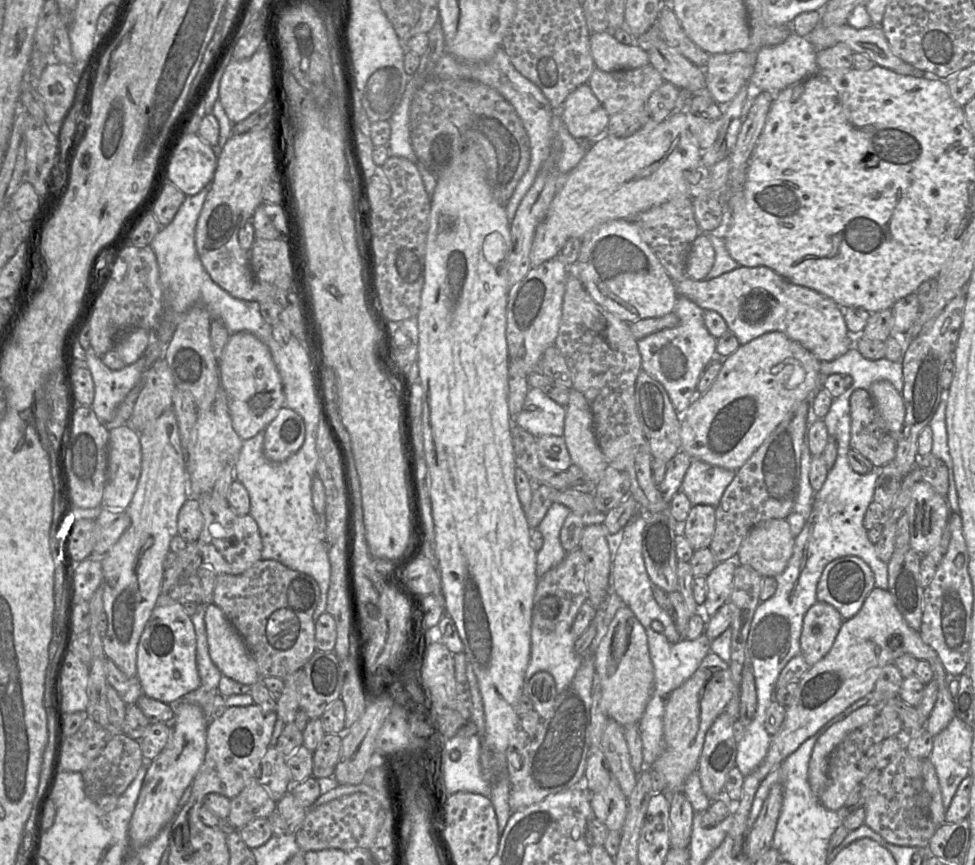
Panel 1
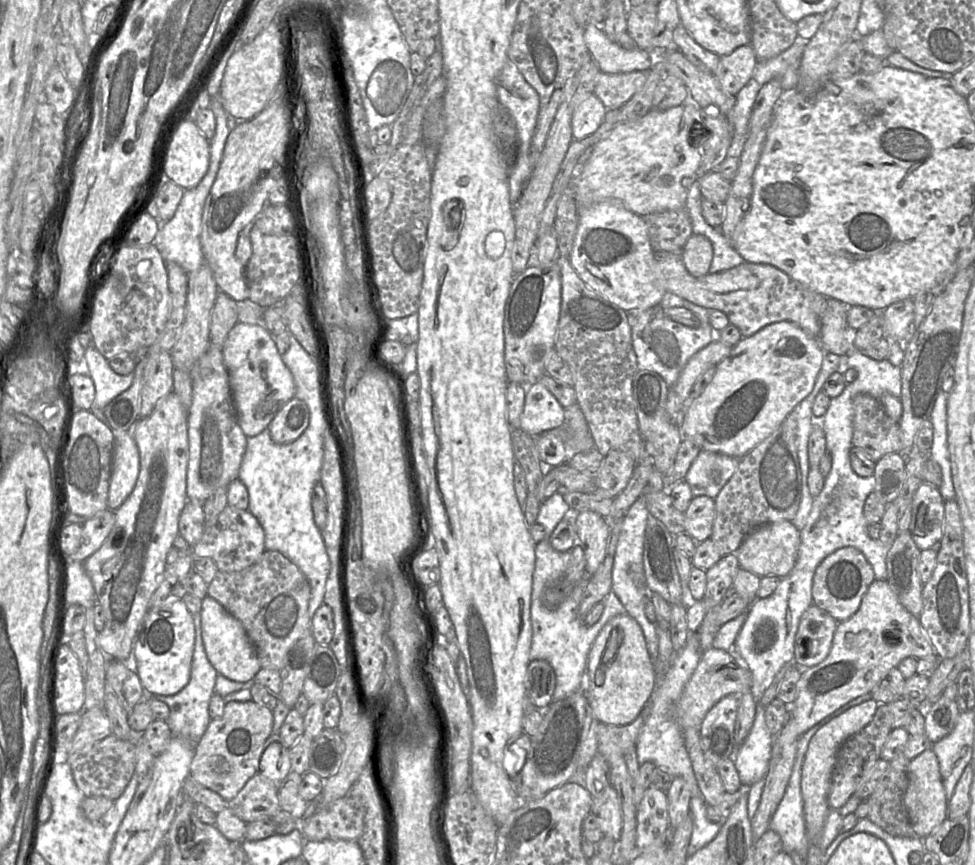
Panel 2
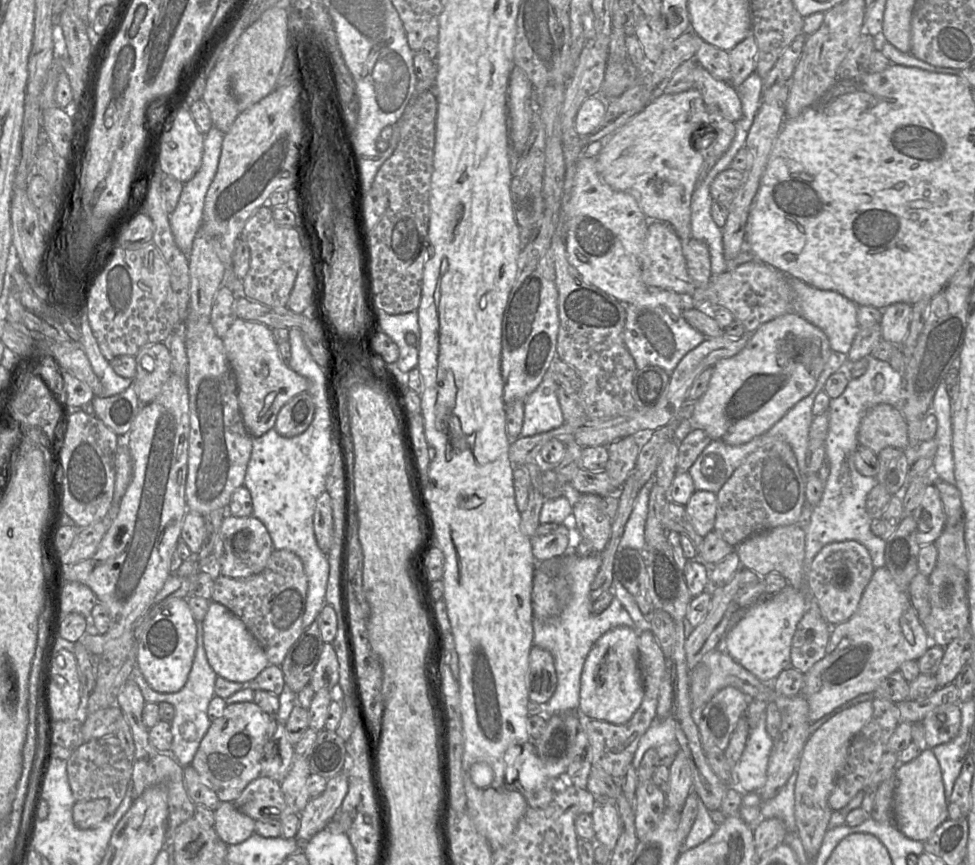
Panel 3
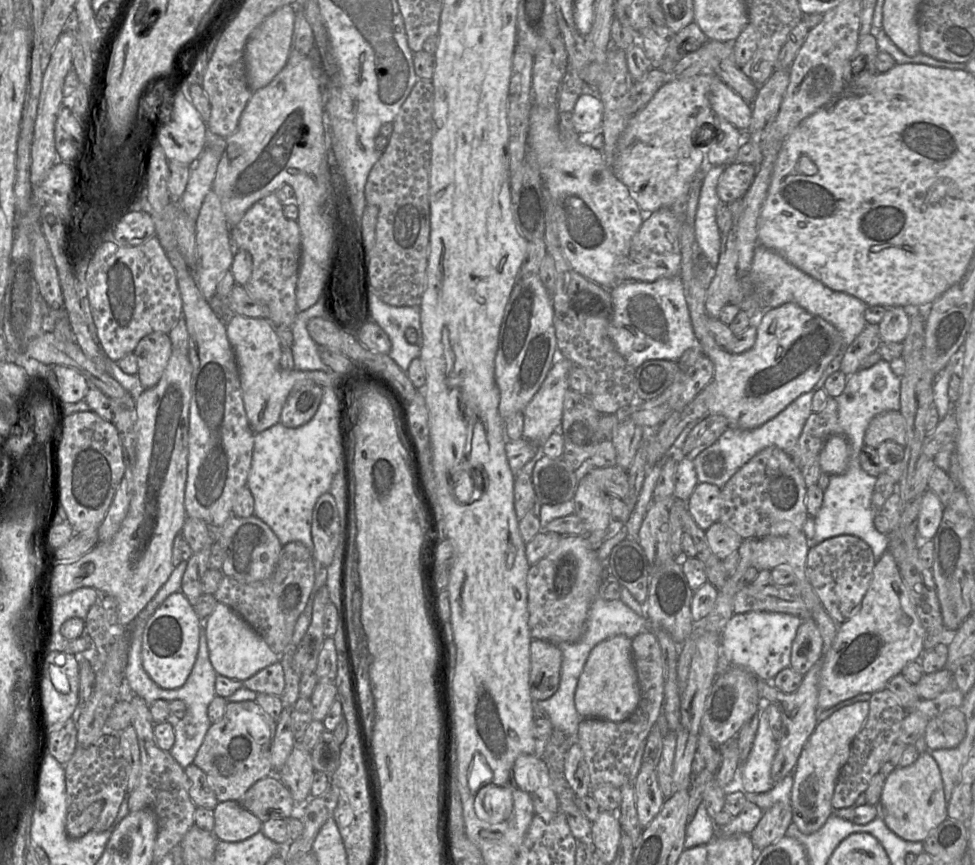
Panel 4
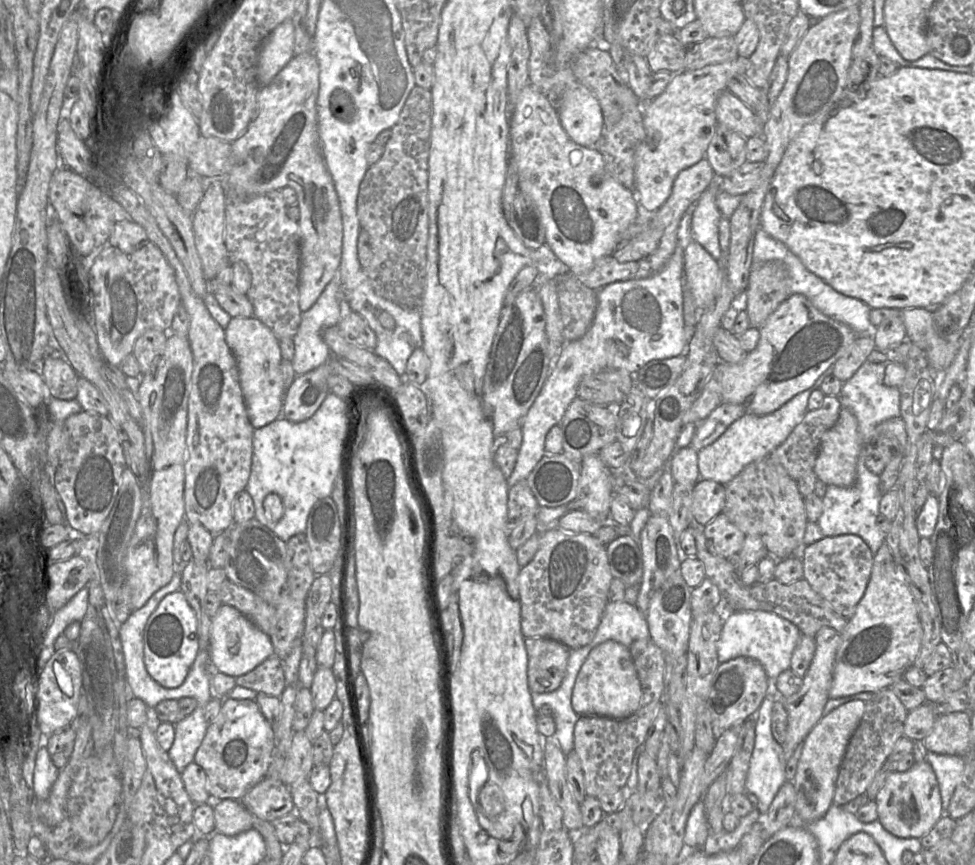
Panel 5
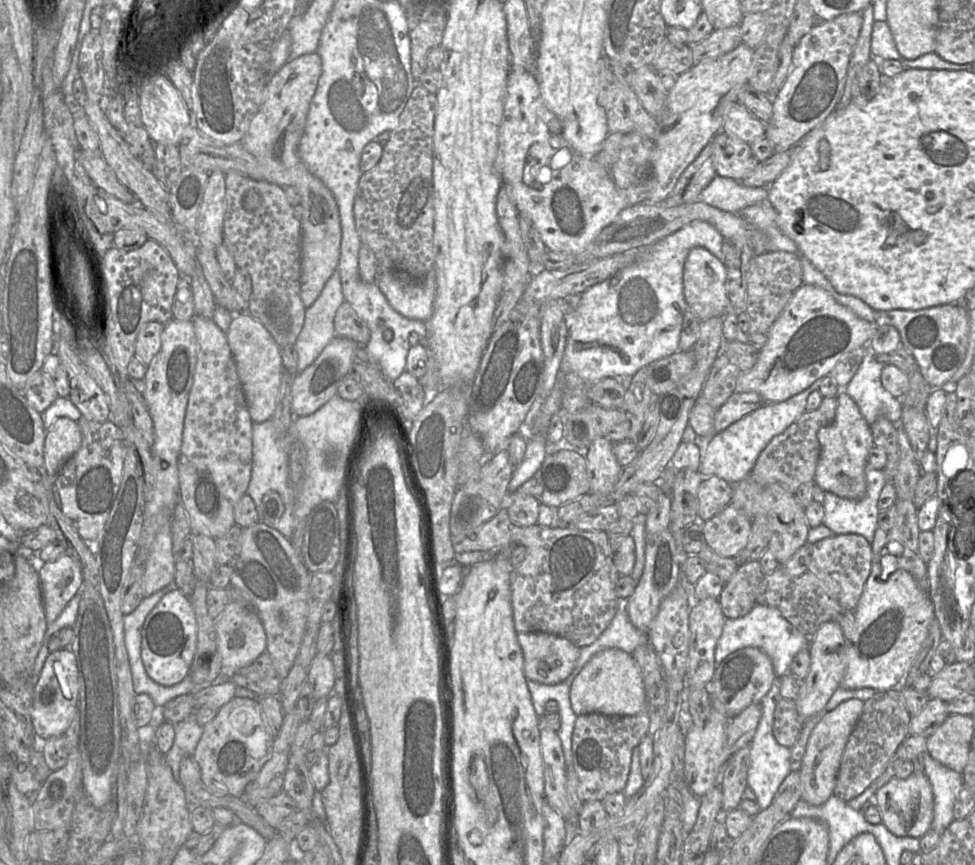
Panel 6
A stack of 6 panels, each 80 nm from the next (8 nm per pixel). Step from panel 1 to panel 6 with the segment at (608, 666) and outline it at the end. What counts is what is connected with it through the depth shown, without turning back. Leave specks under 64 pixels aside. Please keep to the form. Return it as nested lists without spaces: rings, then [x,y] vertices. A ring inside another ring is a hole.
[[[607,648],[595,654],[575,677],[570,703],[577,715],[635,716],[646,709],[646,692],[640,669],[631,654]]]

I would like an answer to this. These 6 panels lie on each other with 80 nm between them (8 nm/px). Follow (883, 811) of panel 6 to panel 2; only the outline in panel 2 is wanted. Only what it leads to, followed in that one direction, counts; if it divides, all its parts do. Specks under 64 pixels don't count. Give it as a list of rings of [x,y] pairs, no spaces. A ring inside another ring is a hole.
[[[932,748],[926,749],[909,762],[904,806],[916,836],[921,839],[929,836],[947,818],[948,801],[942,784],[939,762]]]

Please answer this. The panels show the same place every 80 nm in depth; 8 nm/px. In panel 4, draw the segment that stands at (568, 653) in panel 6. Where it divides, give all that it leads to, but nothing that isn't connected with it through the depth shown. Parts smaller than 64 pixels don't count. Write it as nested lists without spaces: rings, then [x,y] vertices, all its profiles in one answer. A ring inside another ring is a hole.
[[[532,639],[529,673],[532,700],[546,700],[556,693],[560,682],[561,664],[562,654],[557,644]]]

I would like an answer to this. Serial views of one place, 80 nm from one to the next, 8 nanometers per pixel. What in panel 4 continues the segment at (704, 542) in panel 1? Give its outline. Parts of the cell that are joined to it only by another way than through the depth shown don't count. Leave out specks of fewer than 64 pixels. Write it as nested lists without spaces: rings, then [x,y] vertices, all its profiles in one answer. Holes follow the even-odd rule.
[[[698,483],[689,499],[687,509],[696,524],[706,531],[719,521],[722,504],[722,488],[710,483]]]

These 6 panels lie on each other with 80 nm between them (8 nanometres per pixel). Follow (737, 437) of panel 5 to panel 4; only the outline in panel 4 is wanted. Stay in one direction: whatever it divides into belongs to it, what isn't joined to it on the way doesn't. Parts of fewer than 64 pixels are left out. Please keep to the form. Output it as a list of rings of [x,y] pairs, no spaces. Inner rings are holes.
[[[841,351],[833,358],[823,371],[819,381],[809,392],[800,395],[775,417],[753,429],[729,427],[710,447],[700,452],[693,460],[698,482],[710,483],[723,488],[745,463],[769,446],[776,446],[791,456],[804,424],[812,413],[811,402],[815,392],[823,388],[826,379],[832,373],[840,371],[843,354],[844,351]]]

